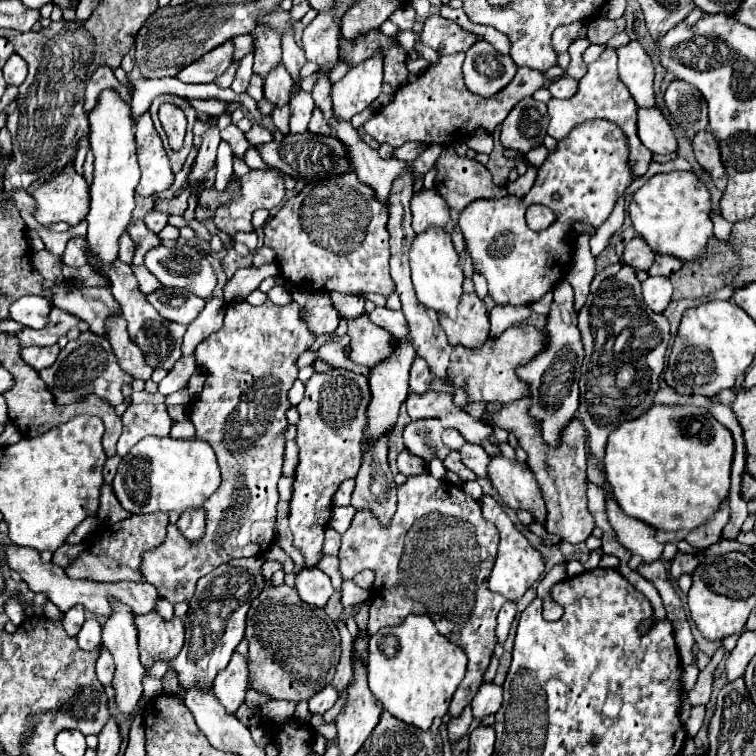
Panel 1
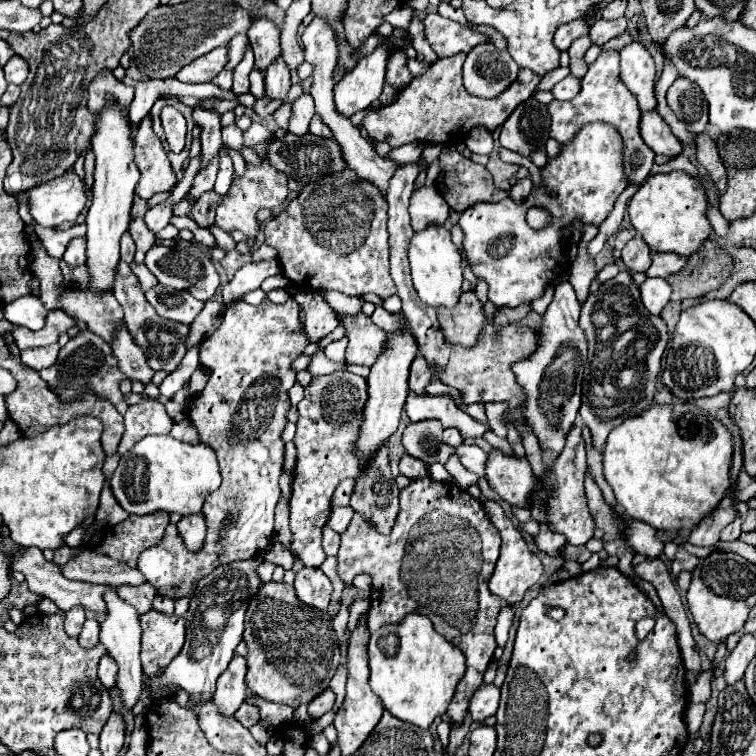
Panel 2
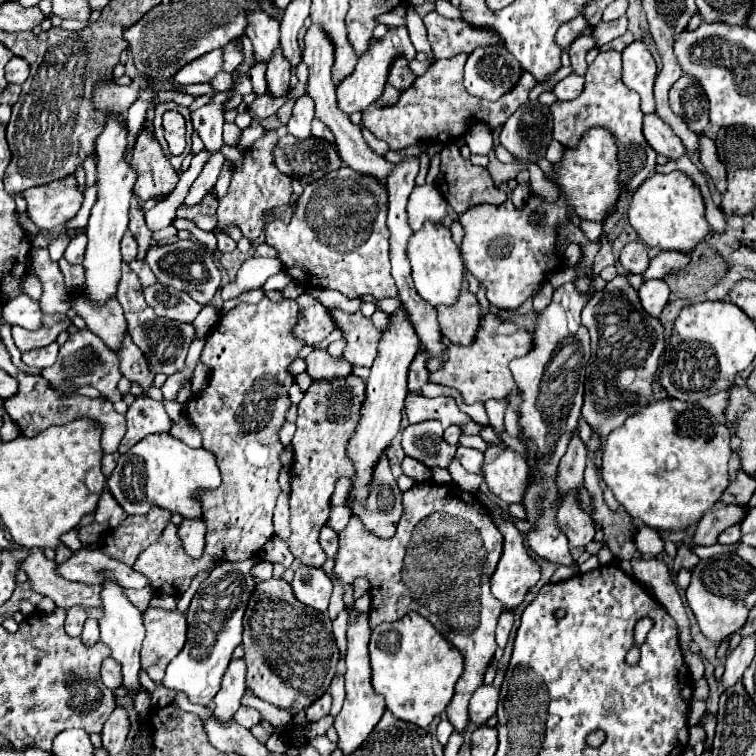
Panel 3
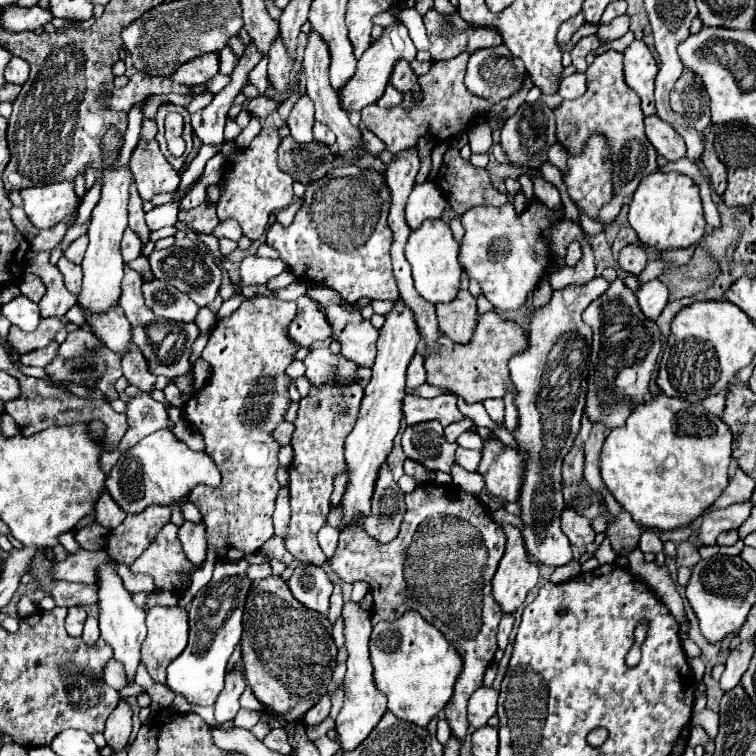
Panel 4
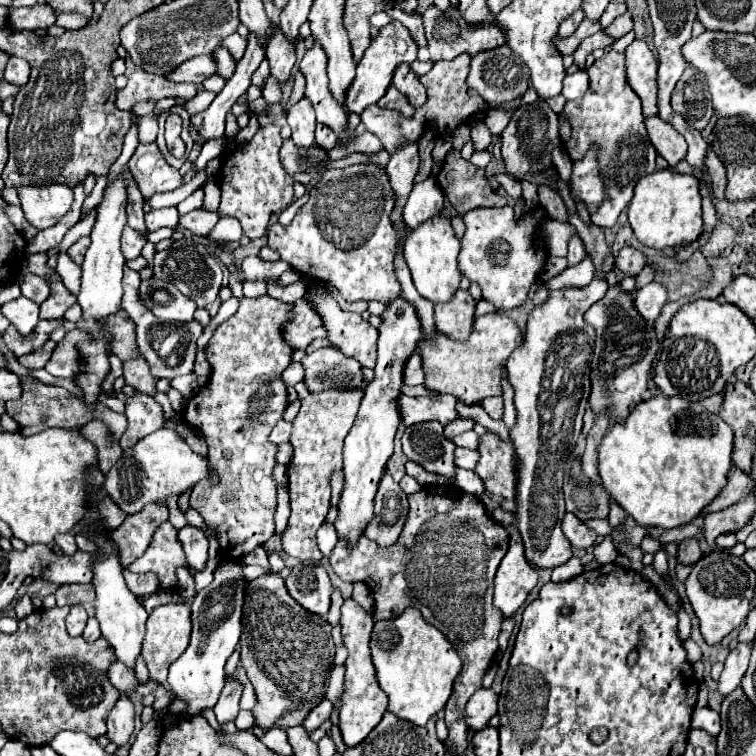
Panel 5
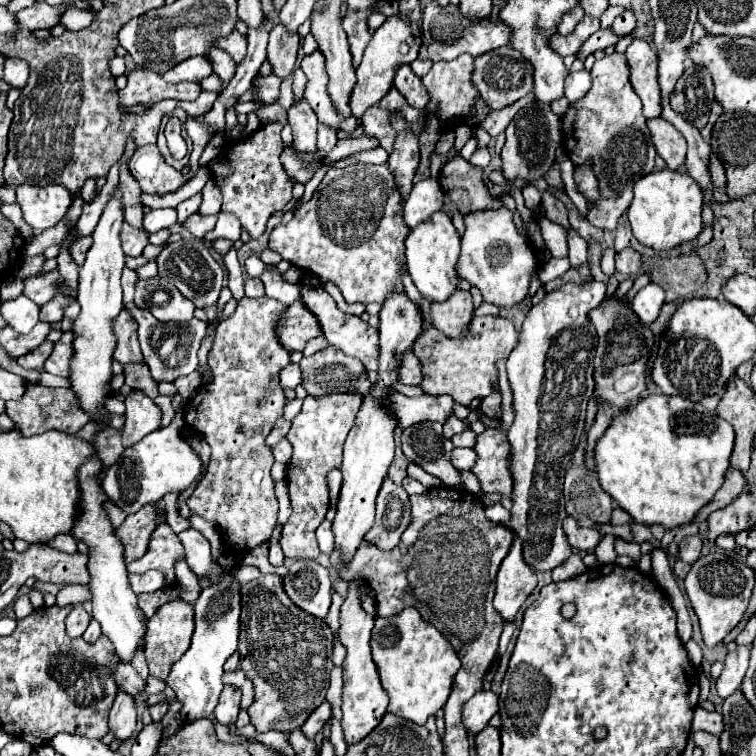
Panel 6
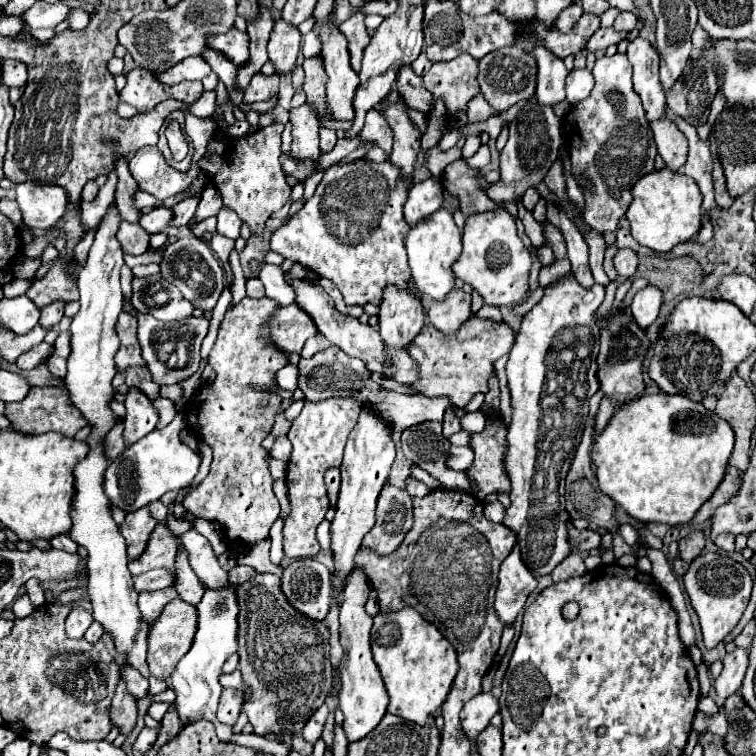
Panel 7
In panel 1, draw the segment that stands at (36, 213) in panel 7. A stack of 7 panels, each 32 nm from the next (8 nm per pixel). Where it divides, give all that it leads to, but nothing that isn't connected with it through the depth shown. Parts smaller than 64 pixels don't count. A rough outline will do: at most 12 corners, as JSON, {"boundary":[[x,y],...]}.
{"boundary":[[62,172],[32,188],[40,224],[76,226],[90,212],[90,184]]}

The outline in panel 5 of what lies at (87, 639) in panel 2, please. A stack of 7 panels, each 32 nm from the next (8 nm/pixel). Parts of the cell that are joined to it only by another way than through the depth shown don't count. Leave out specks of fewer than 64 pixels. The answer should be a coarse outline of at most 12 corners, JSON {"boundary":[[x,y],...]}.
{"boundary":[[88,618],[82,638],[96,642],[100,628],[96,618]]}

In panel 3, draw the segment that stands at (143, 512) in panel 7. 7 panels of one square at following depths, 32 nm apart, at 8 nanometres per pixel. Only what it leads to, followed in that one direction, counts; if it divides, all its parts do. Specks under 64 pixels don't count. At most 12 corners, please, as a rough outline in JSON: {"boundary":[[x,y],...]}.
{"boundary":[[152,508],[106,532],[100,550],[128,566],[160,538],[170,512]]}

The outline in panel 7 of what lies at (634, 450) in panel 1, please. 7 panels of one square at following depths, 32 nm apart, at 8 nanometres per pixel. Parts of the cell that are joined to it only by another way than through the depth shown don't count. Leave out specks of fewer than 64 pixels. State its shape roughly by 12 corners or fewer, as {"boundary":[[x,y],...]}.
{"boundary":[[658,392],[592,446],[600,490],[680,526],[724,478],[734,430]]}

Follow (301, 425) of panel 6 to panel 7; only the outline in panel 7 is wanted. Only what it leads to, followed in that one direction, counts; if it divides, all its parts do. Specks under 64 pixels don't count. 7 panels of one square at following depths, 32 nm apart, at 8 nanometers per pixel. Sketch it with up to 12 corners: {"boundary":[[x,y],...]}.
{"boundary":[[356,398],[304,400],[288,440],[284,554],[316,558],[326,470],[340,466]]}

